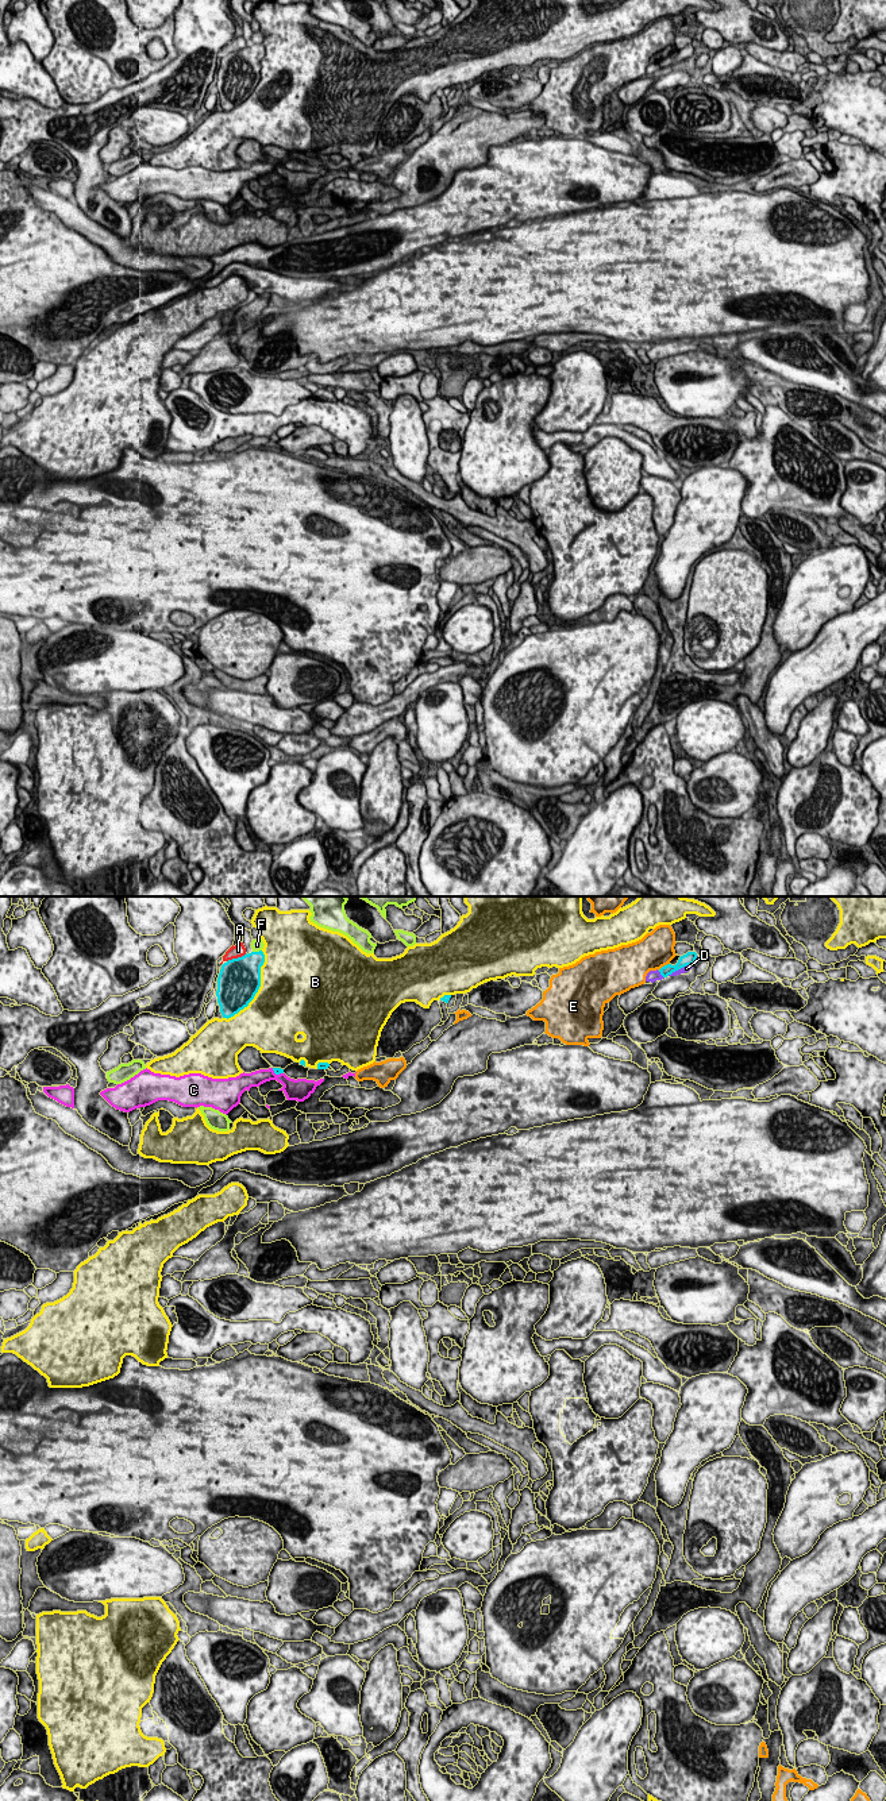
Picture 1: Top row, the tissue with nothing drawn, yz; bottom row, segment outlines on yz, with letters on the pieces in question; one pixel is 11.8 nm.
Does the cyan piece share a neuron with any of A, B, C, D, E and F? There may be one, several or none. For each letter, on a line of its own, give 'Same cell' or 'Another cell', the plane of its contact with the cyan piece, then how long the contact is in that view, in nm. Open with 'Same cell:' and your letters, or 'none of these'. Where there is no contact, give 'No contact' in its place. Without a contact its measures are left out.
Same cell: none of these
A: Another cell. Touches cyan in yz. Shared border 260 nm
B: Another cell. Touches cyan in yz. Shared border 950 nm
C: Another cell. Touches cyan in yz. Shared border 160 nm
D: Another cell. Touches cyan in yz. Shared border 440 nm
E: Another cell. Touches cyan in yz. Shared border 170 nm
F: Another cell. Touches cyan in yz. Shared border 120 nm

